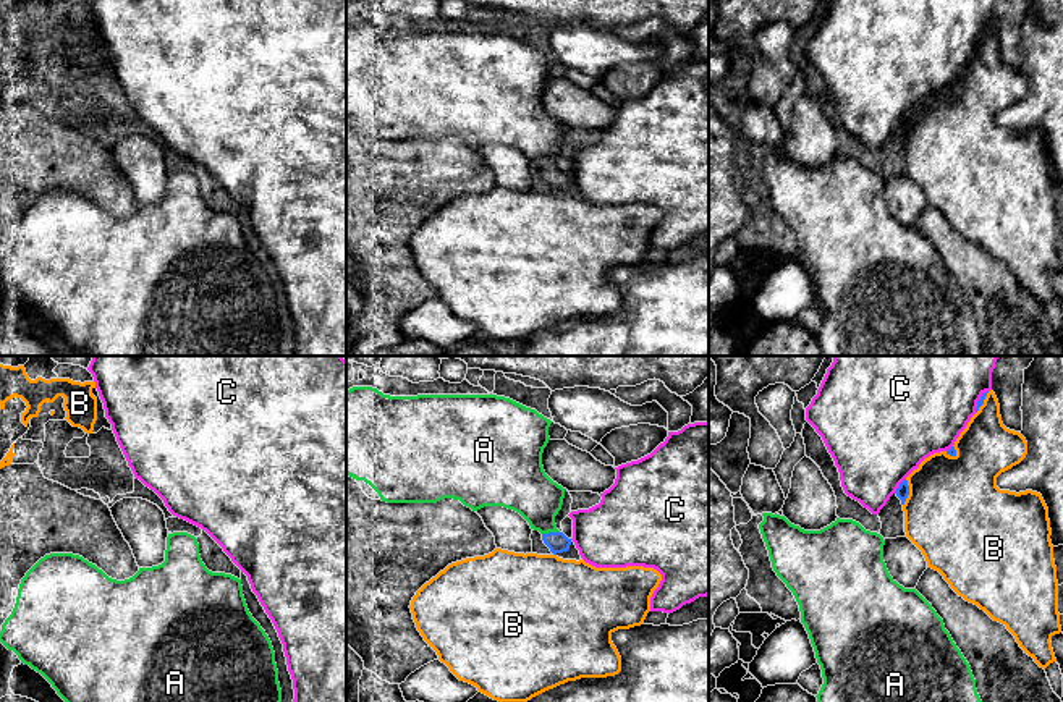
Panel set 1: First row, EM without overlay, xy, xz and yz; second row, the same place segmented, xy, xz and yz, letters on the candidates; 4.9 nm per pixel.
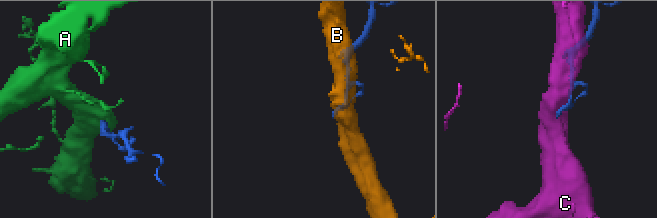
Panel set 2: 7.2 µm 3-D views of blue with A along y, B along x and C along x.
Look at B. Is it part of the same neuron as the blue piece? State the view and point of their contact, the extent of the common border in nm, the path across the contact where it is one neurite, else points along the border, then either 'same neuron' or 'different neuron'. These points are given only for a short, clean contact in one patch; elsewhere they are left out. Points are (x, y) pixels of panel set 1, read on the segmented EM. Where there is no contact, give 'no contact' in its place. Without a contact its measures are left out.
contact yz (908, 492); length 140 nm; different neuron

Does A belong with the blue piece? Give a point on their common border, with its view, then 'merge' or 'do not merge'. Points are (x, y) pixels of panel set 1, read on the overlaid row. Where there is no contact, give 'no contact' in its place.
contact xz (550, 532); merge

